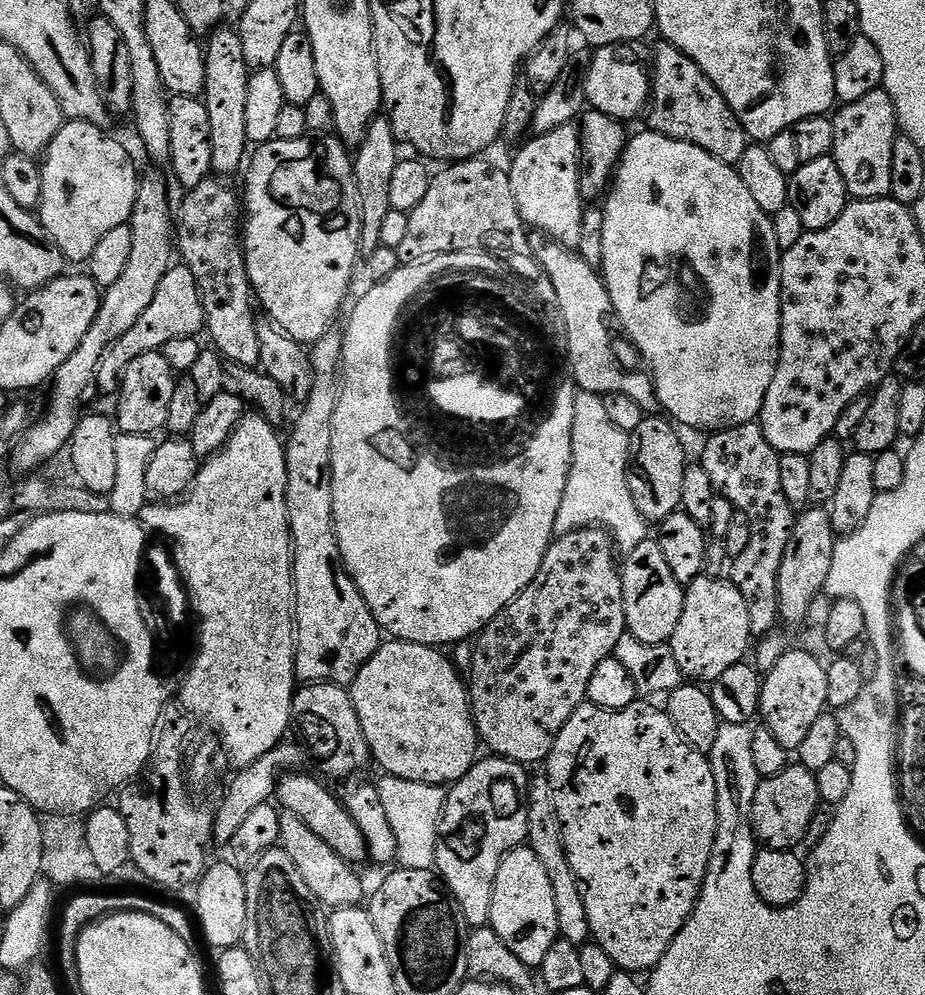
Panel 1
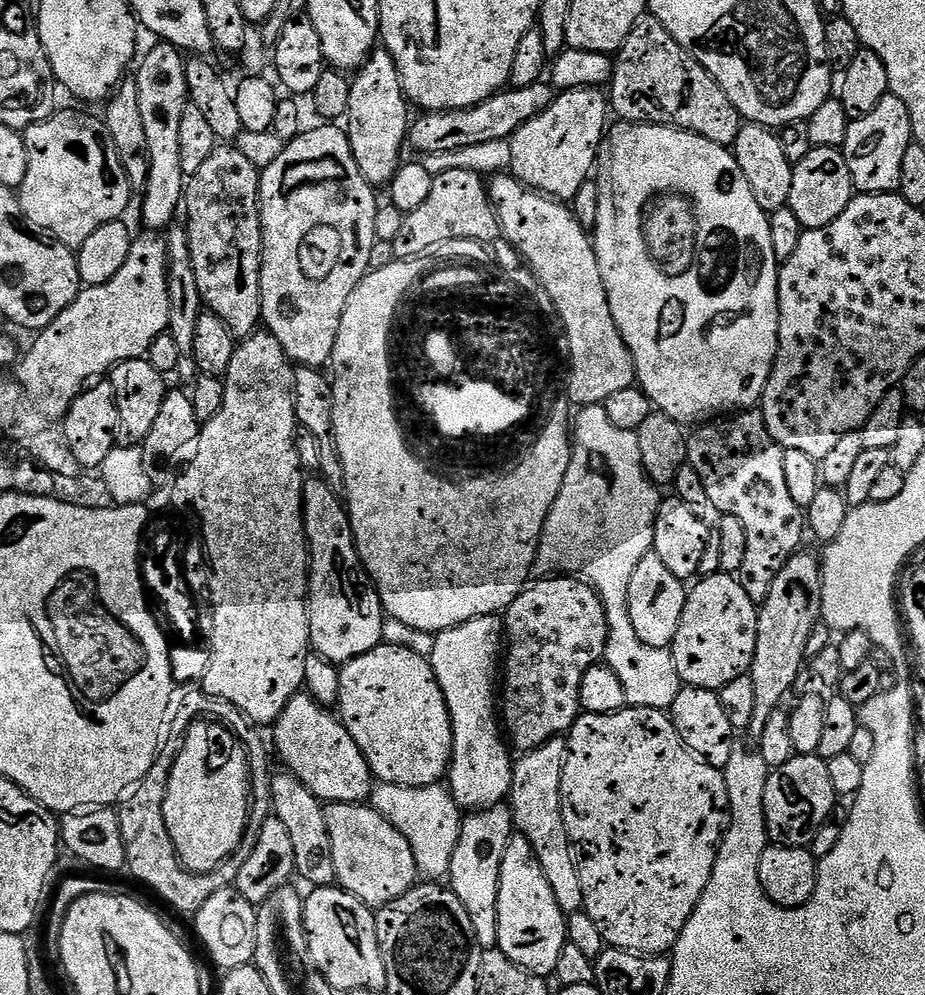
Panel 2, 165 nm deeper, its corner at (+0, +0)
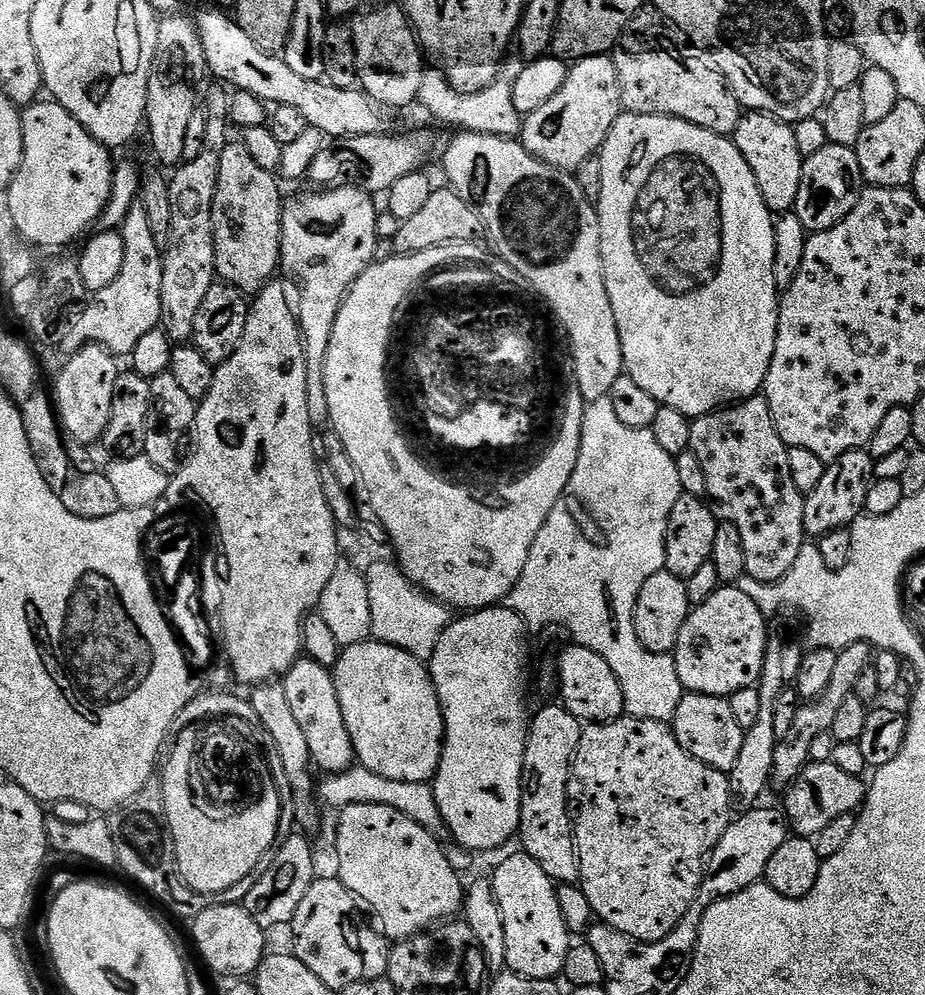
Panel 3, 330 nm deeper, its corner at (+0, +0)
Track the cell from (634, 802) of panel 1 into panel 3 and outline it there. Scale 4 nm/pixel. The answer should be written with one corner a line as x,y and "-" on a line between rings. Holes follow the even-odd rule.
625,714
620,719
611,720
605,724
587,725
580,733
576,755
572,757
572,772
568,776
568,807
572,814
576,853
580,859
579,886
586,894
586,898
590,898
593,913
603,923
609,924
614,930
618,930
635,940
649,944
666,938
666,934
670,934
670,930
674,930
674,926
678,926
678,922
682,922
686,910
690,910
690,906
698,894
700,883
704,877
704,866
708,853
722,838
722,834
733,819
732,804
734,805
734,797
728,788
727,775
698,762
698,758
691,756
681,746
671,727
663,719
643,720

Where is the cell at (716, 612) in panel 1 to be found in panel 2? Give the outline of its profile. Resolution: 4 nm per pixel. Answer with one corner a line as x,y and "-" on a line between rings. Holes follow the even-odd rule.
718,571
712,576
697,579
686,598
682,622
678,622
678,634
674,634
672,639
670,651
674,658
676,676
684,679
683,683
688,686
718,690
726,686
726,682
734,682
734,678
749,675
758,642
759,617
758,605
750,598
750,594
746,594
746,590
742,590
735,575

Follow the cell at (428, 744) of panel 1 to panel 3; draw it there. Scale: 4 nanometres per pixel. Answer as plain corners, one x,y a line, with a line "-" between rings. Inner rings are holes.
369,638
360,644
345,647
341,651
336,667
332,669
332,677
334,678
334,690
338,690
338,706
342,706
342,719
346,721
346,730
350,730
350,742
356,751
359,767
370,770
382,778
391,778
393,782
429,783
436,775
444,749
444,711
440,708
440,699
432,681
432,673
426,667
425,661
406,654
406,650
398,650
398,646
390,646
380,640

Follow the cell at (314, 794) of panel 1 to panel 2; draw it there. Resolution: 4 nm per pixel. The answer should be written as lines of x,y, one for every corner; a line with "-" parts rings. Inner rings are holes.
329,803
324,809
326,818
326,830
330,830
330,850
334,850
334,870
336,871
336,884
345,892
354,894
373,909
379,910
385,904
402,898
410,889
418,883
418,873
414,862
414,850
410,850
410,842
382,818
376,809
363,804
333,804

